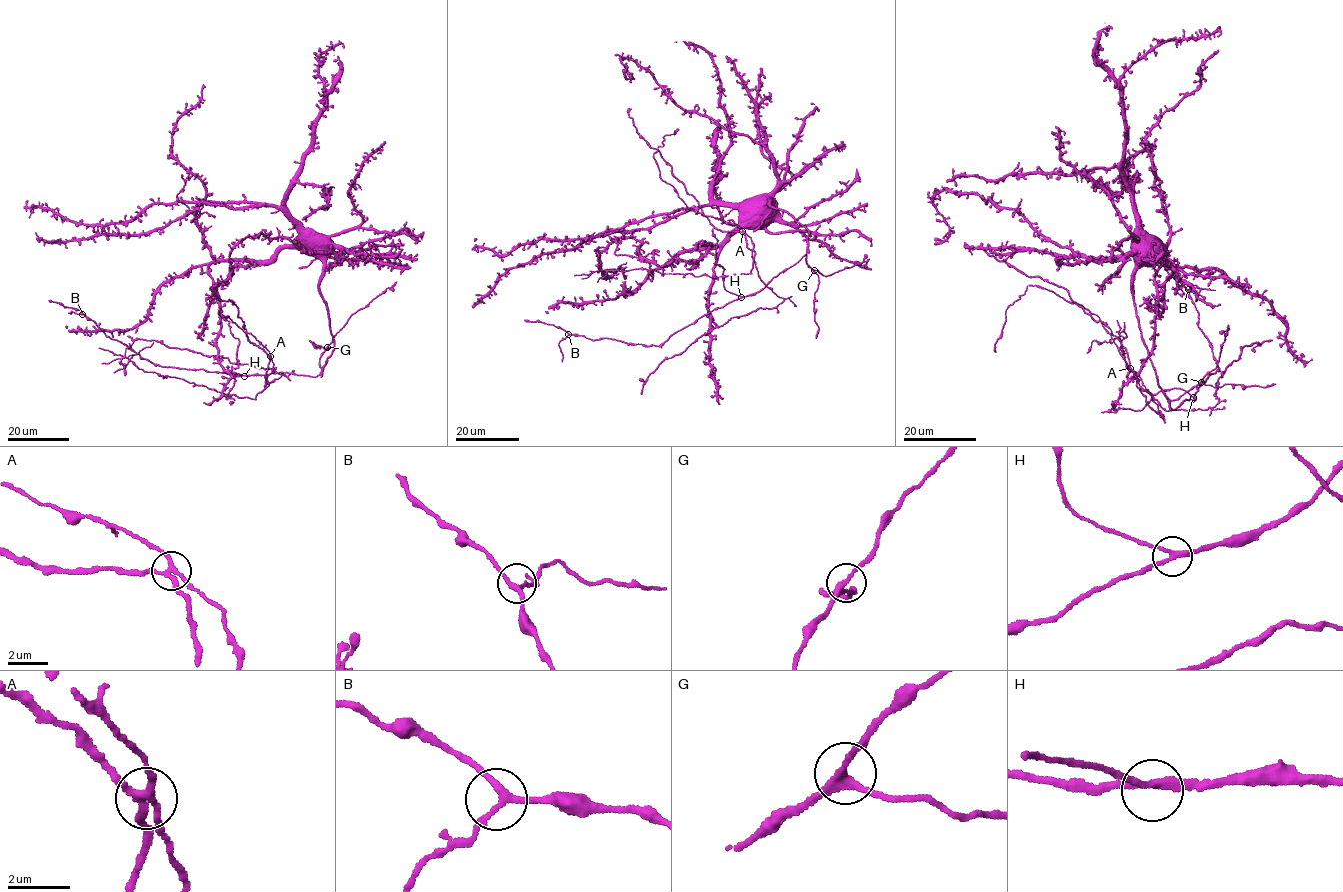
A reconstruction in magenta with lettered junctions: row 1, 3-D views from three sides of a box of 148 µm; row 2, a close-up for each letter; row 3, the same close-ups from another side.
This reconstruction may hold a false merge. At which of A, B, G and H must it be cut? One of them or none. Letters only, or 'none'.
A

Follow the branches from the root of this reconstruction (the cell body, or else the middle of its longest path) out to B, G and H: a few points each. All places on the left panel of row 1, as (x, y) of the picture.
B: (326, 243), (319, 293), (334, 345), (315, 377), (160, 366), (110, 339), (82, 314)
G: (326, 243), (319, 293), (326, 308), (334, 345), (331, 355), (322, 368), (319, 361), (327, 347)
H: (326, 243), (319, 293), (326, 308), (334, 345), (323, 369), (315, 377), (278, 372), (244, 376)

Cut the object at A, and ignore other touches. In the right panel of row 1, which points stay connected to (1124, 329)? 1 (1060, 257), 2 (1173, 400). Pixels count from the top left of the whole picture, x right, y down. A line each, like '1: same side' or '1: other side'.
1: other side
2: other side

